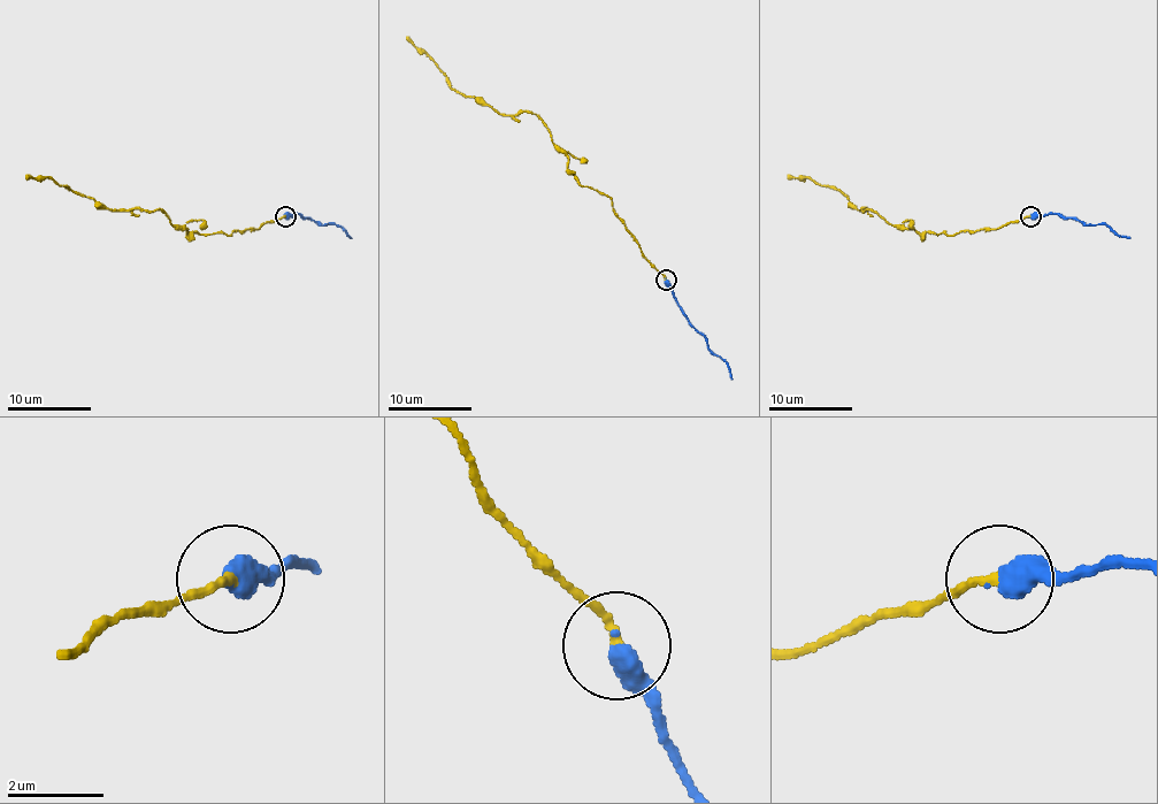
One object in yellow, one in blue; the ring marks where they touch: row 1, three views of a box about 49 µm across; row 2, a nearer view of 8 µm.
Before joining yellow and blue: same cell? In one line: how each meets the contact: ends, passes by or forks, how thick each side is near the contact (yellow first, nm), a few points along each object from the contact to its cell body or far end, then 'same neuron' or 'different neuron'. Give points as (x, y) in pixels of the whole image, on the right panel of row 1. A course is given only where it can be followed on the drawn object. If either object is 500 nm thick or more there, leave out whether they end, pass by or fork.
calibres 160 and 500 nm; course yellow (1032, 215), (1001, 228), (950, 235), (898, 230), (867, 209), (857, 207), (838, 189), (788, 174); course blue (1032, 215), (1060, 213), (1086, 224), (1106, 224), (1117, 235), (1129, 238); same neuron

